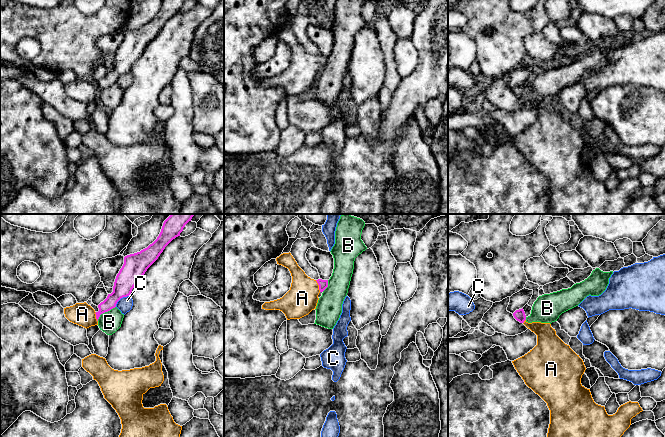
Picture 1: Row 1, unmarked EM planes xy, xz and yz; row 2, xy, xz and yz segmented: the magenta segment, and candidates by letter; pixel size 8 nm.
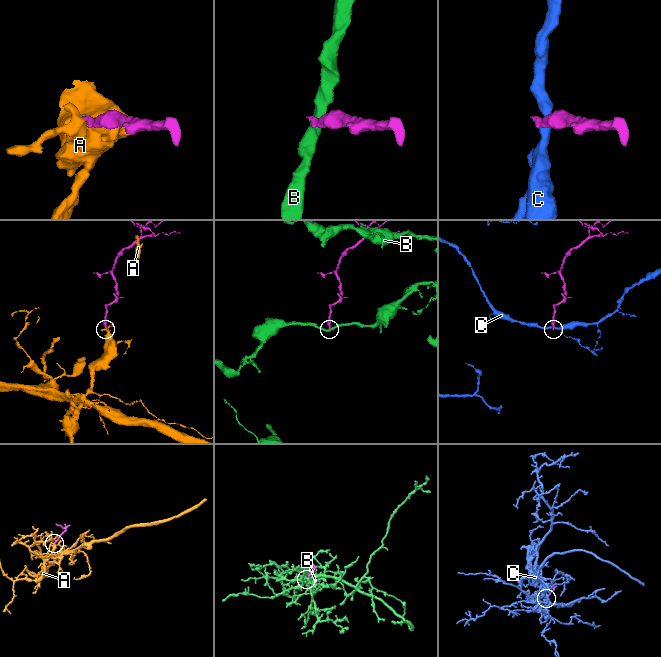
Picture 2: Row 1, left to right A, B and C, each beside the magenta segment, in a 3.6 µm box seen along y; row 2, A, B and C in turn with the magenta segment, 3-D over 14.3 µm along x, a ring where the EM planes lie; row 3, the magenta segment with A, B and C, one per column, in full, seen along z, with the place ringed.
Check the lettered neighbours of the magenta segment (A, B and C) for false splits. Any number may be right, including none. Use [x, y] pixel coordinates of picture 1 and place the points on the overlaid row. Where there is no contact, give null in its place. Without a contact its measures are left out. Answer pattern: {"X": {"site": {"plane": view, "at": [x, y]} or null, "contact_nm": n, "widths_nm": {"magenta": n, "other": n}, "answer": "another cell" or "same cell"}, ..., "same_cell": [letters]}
{"A": {"site": {"plane": "xz", "at": [319, 286]}, "contact_nm": 100, "widths_nm": {"magenta": 80, "other": 240}, "answer": "same cell"}, "B": {"site": {"plane": "xy", "at": [105, 311]}, "contact_nm": 190, "widths_nm": {"magenta": 150, "other": 180}, "answer": "another cell"}, "C": {"site": {"plane": "xy", "at": [121, 297]}, "contact_nm": 150, "widths_nm": {"magenta": 190, "other": 120}, "answer": "another cell"}, "same_cell": ["A"]}

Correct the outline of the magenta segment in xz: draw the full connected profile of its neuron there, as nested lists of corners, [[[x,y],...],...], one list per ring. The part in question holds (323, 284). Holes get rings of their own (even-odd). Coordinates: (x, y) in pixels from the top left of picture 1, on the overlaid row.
[[[290,252],[281,254],[276,261],[289,269],[292,276],[291,287],[282,298],[265,302],[262,309],[280,310],[287,320],[300,319],[316,309],[318,295],[328,287],[328,280],[314,280],[308,277]]]

